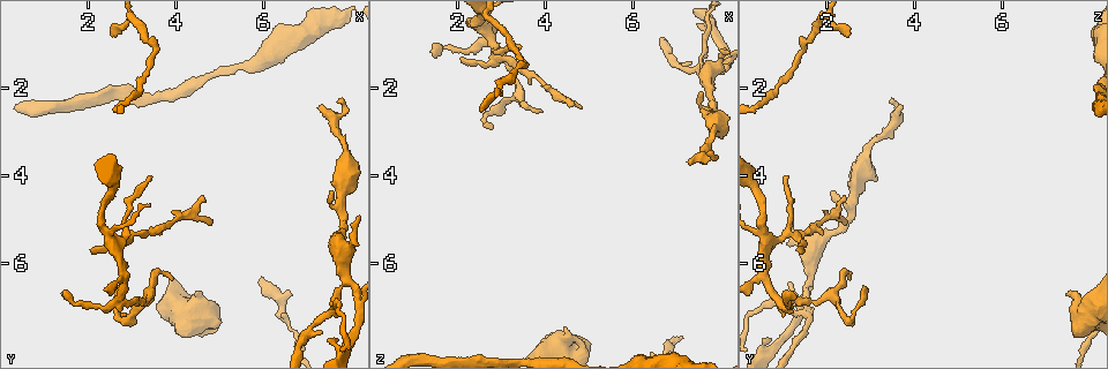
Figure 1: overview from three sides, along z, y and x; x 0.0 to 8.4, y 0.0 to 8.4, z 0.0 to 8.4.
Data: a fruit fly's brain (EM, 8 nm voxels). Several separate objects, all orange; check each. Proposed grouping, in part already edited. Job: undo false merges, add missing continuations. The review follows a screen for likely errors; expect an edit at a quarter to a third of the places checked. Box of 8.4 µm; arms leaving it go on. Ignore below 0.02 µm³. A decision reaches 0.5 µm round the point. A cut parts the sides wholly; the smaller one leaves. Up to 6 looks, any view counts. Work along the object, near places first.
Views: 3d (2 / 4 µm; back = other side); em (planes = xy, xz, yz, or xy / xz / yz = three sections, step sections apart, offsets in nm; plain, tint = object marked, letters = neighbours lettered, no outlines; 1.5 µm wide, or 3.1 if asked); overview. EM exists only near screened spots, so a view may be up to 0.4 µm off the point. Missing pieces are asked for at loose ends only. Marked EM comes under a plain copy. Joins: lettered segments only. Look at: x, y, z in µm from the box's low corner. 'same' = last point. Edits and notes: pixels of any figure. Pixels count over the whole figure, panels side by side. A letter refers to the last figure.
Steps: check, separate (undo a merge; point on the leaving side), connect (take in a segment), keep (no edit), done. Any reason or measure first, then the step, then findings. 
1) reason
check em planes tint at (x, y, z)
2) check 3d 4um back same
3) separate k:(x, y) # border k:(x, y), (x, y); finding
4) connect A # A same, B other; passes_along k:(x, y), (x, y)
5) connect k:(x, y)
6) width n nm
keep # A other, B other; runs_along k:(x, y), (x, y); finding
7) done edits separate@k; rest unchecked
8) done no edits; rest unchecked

free end
check 3d 2um back at (7.60, 4.35, 2.15)

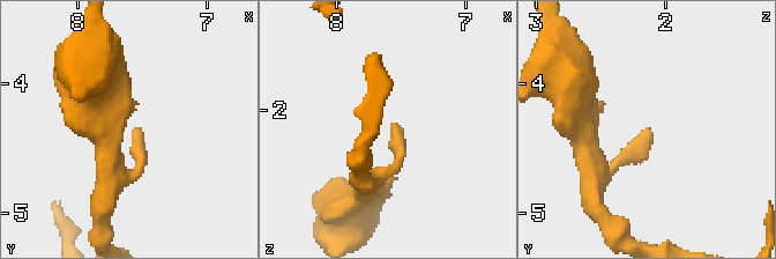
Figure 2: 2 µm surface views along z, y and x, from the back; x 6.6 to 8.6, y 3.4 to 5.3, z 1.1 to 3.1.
shape alone is not enough
check em planes letters at (7.56, 4.34, 2.12)

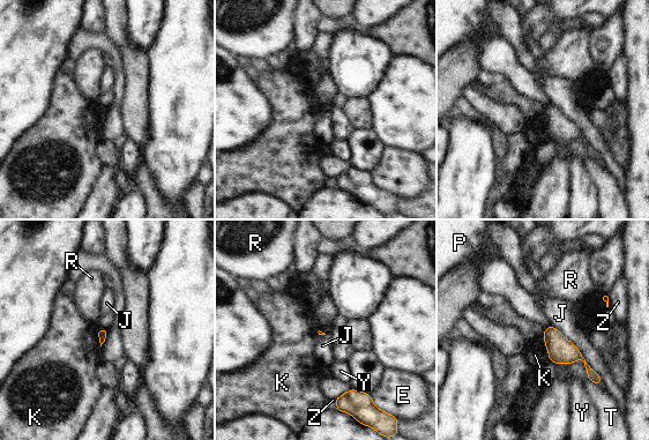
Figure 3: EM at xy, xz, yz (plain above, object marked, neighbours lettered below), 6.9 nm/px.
keep # E other, J other, K other, P other, R other, T other, Y other, Z other; no lettered segment goes on from it

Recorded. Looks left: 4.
thin end
check em planes tint at (3.85, 6.35, 2.55)

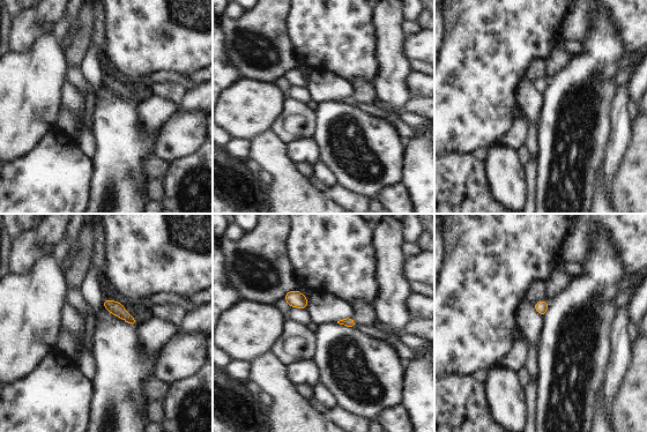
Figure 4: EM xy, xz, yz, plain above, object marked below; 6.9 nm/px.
what lies round it
check em planes letters same

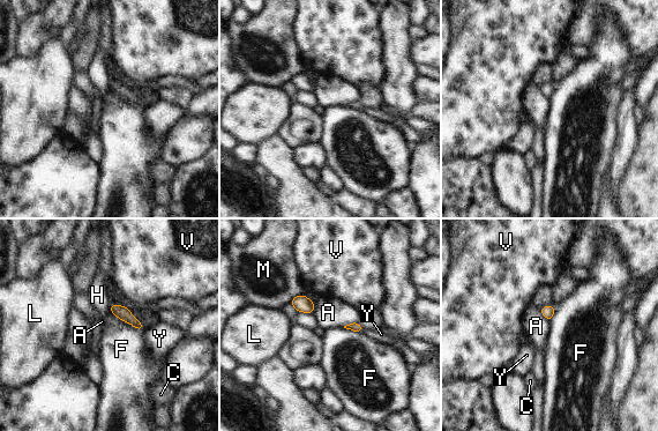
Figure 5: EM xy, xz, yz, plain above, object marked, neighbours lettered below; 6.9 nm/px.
keep # A other, C other, F other, H other, L other, M other, V other, Y other; border 5:(110, 310), (122, 320), (143, 329); no lettered segment goes on from it

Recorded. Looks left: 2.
tapers out
check em xy step 4 tint at (1.35, 6.65, 1.15)

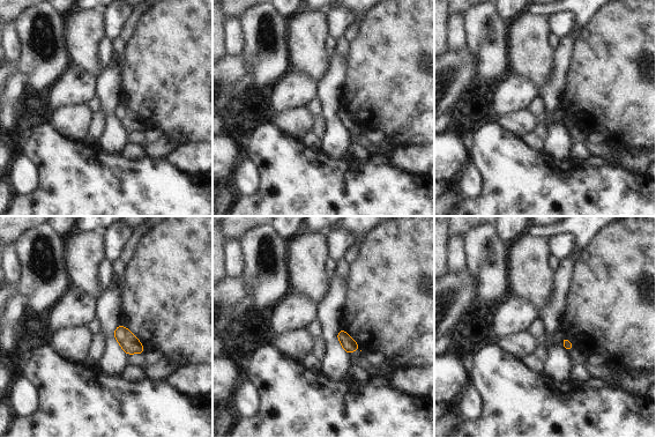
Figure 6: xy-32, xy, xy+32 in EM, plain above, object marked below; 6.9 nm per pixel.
check em xy step 4 letters same

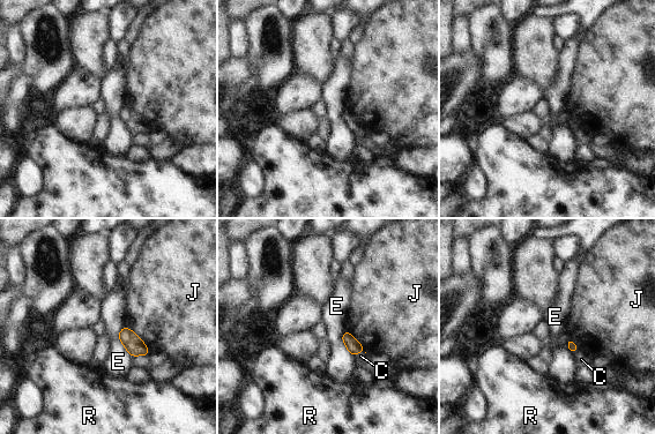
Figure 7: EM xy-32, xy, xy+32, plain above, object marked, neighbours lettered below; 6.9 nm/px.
connect C # C same, E other, J other, R other; passes_along 7:(352, 345), (359, 351), (361, 356); the cell continues

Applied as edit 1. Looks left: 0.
done edits connect@7; rest unchecked

